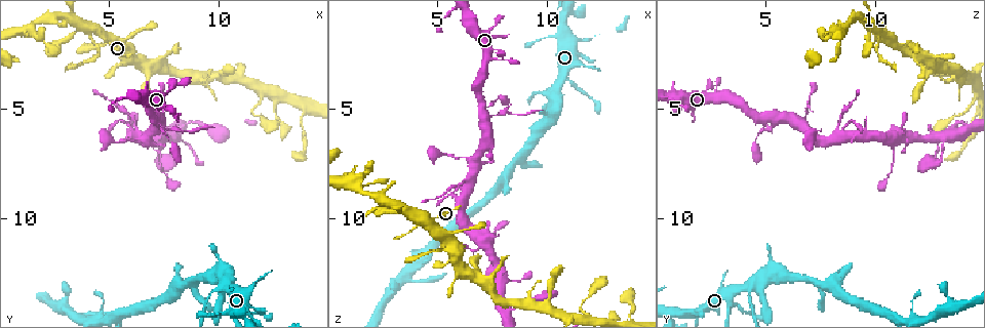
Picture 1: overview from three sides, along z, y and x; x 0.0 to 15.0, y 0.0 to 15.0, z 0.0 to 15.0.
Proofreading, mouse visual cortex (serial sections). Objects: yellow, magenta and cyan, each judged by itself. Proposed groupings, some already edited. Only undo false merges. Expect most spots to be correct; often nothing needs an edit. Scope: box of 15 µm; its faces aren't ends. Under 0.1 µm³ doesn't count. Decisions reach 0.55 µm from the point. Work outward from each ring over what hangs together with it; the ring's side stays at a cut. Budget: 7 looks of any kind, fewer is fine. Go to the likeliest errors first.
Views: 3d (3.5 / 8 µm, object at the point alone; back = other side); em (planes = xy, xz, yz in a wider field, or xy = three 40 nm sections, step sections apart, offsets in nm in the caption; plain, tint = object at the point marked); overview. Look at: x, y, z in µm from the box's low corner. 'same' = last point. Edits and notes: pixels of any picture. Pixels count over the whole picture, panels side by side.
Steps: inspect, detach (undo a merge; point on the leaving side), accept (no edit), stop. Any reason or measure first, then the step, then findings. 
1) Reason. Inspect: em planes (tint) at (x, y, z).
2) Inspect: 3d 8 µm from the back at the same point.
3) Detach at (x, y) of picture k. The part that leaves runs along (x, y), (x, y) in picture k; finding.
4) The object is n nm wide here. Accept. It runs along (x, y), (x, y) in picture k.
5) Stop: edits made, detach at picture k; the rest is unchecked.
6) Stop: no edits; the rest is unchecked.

Abrupt turn. Inspect: 3d 3.5 µm from the back at (5.5, 2.1, 10.9).

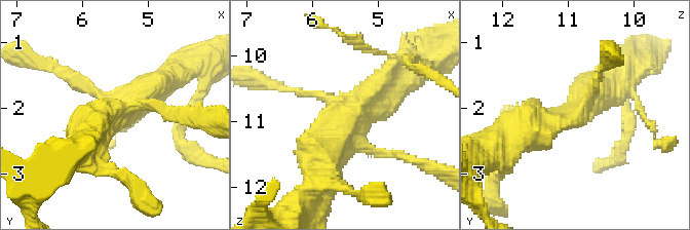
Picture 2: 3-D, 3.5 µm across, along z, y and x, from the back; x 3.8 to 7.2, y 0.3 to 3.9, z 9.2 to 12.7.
Need the tissue. Inspect: em xy step 1 (tint) at (5.40, 2.10, 10.95).

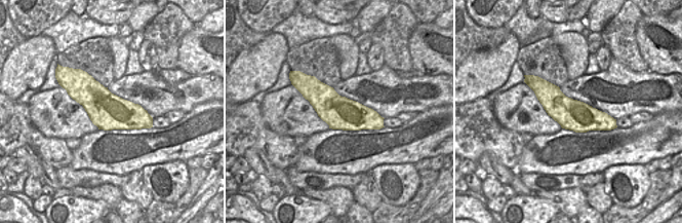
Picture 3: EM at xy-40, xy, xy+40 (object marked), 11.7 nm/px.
Inspect: em xy step 2 (tint) at the same point.

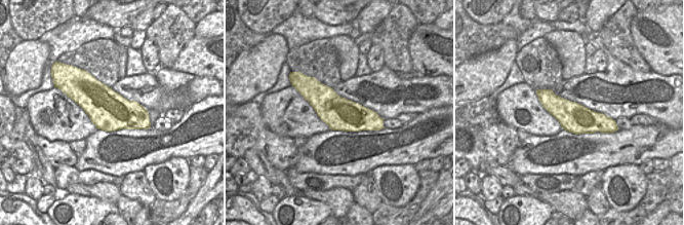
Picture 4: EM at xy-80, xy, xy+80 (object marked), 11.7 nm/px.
Accept. One cell here.

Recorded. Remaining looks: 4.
Abrupt turn. Inspect: 3d 3.5 µm at (11.5, 5.2, 14.2).

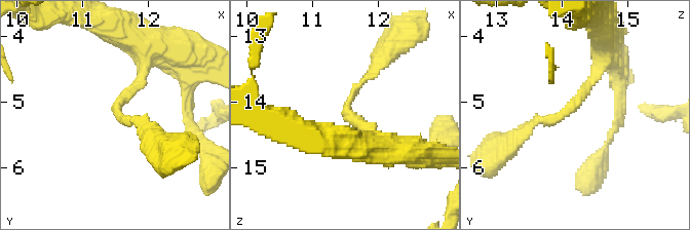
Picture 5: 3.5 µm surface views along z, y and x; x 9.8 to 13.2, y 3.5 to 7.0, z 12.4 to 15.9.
The arms are 150, 200 nm wide; shape alone is not enough. Inspect: em xy step 5 (tint) at (11.50, 5.10, 14.15).

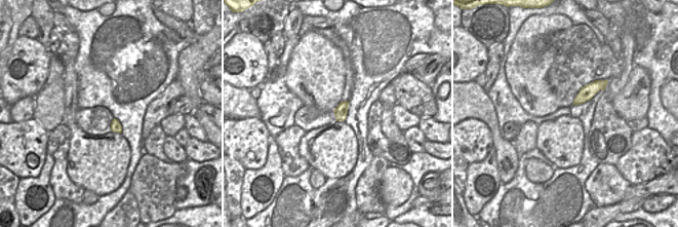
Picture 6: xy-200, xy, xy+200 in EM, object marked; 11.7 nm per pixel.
The object is 150 nm wide here. Accept. It runs along (605, 55), (573, 106), (524, 133) in picture 5; one cell here.

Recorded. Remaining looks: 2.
Inspect: 3d 3.5 µm at (7.8, 6.6, 4.6).

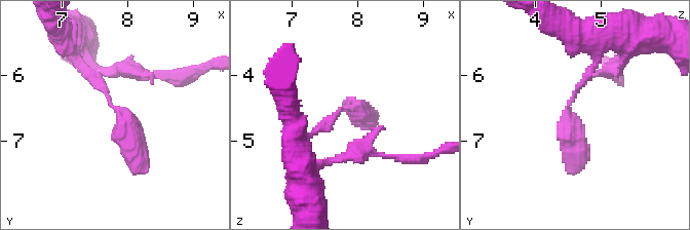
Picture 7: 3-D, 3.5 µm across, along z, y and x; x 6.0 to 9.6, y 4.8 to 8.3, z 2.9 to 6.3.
Inspect: em xy step 3 (tint) at (7.80, 6.50, 4.50).

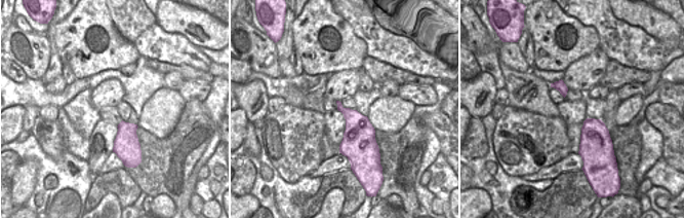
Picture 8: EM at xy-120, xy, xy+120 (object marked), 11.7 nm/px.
Accept. All the same cell.

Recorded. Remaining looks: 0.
Stop: no edits; the rest is unchecked.

